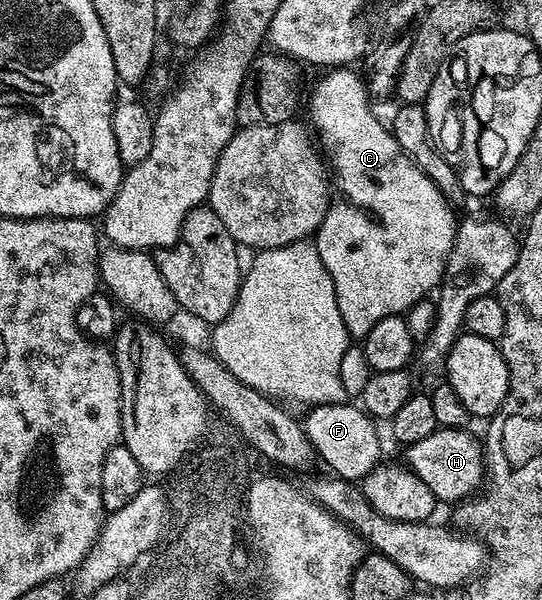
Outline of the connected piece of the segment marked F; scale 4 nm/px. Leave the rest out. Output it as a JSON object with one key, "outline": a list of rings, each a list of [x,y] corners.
{"outline":[[[351,402],[329,403],[327,405],[312,407],[308,413],[307,420],[304,419],[303,422],[305,434],[308,436],[309,442],[312,444],[318,457],[320,459],[321,457],[323,458],[324,462],[332,469],[330,470],[332,473],[343,479],[357,482],[363,480],[374,466],[380,463],[383,455],[381,455],[379,434],[375,428],[377,424],[374,419],[365,413],[362,407],[355,404],[353,406]]]}

